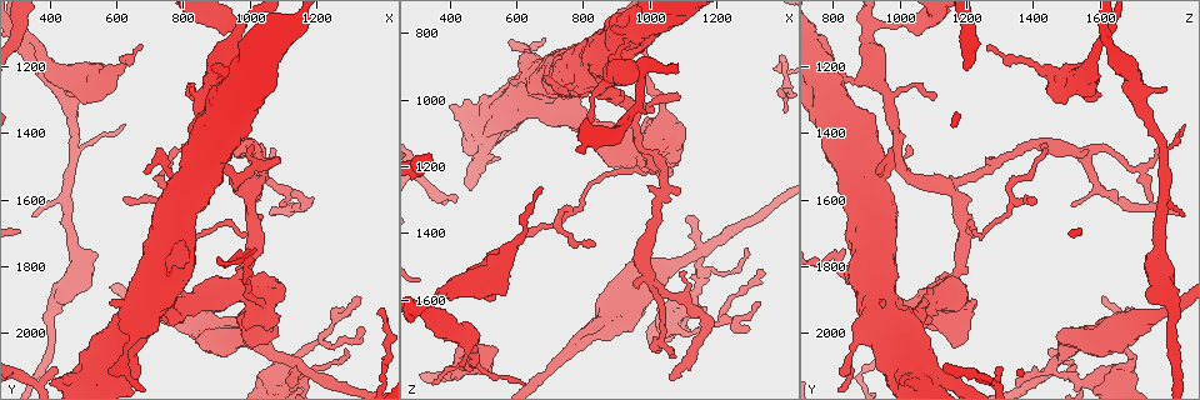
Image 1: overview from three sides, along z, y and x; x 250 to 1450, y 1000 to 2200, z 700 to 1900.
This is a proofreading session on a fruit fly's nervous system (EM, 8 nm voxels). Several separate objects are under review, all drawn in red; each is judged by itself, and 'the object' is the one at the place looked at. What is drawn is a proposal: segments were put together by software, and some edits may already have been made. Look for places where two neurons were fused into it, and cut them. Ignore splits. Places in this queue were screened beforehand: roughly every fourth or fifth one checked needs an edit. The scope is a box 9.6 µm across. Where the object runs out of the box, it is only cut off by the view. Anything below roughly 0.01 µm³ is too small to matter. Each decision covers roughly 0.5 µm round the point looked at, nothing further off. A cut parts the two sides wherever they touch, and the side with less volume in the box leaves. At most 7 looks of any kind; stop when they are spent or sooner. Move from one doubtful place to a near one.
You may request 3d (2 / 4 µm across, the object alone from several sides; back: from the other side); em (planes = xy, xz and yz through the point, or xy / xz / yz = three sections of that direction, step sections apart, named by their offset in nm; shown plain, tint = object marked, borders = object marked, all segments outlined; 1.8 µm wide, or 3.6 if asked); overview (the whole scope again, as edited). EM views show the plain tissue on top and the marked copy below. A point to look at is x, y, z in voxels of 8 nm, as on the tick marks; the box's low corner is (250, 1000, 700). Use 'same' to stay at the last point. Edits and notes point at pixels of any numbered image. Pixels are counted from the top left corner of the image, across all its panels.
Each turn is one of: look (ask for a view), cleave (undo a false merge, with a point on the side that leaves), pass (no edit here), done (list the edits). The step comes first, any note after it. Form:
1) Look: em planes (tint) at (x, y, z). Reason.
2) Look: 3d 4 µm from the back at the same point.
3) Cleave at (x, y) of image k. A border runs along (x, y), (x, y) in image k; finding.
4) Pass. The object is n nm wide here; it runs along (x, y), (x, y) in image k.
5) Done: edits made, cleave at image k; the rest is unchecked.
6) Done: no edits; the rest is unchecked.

Look: em 3.6 µm planes (borders) at (900, 2020, 1640). Calibre changes.

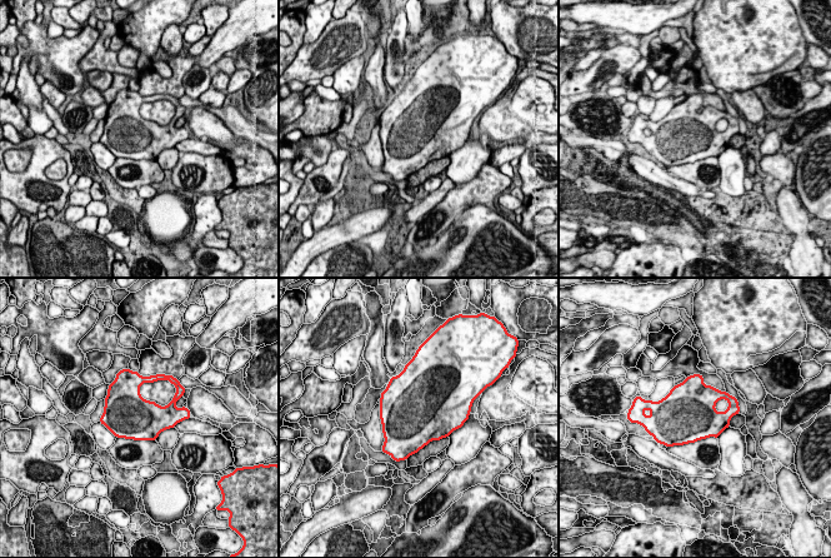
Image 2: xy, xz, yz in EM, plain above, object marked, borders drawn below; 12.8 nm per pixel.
Pass. One neuron here.

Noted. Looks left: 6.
Look: em planes (tint) at (1160, 2110, 1450).

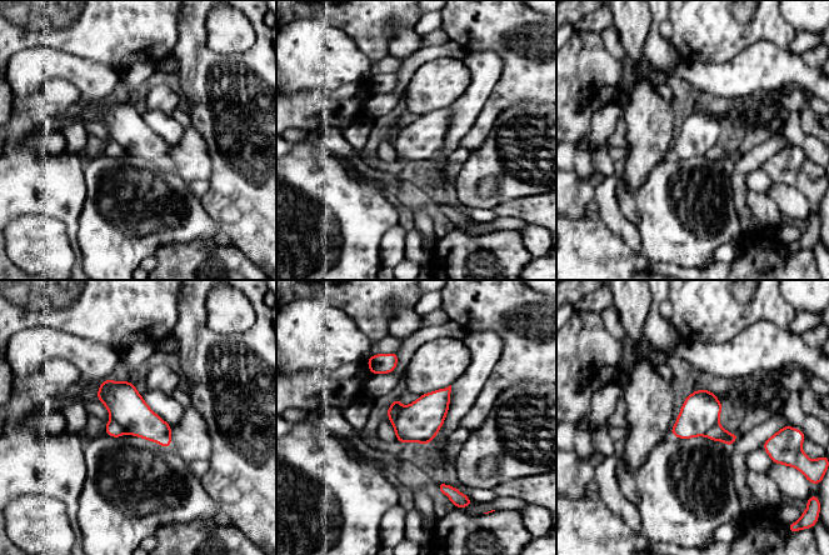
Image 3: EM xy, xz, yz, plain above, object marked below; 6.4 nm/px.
Cleave at (114, 429) of image 3. The object is 260 nm wide here; two neurons meet here.

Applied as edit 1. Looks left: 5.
Look: 3d 2 µm at (340, 1120, 1600). Sharp bend.

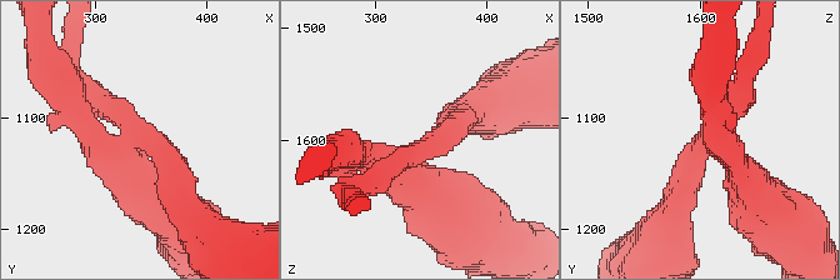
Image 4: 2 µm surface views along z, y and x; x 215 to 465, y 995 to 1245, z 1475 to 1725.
Look: em planes (tint) at (342, 1124, 1610). 4 arms meet here.

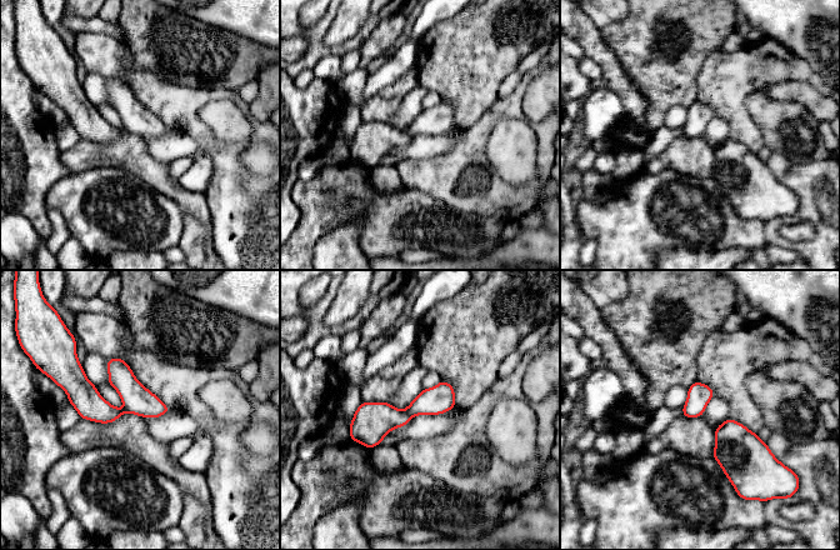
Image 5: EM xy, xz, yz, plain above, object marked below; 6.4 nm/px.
Cleave at (440, 399) of image 5. Two neurons meet here.

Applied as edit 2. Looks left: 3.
Done: edits made, cleave at image 3, cleave at image 5; the rest is unchecked.

